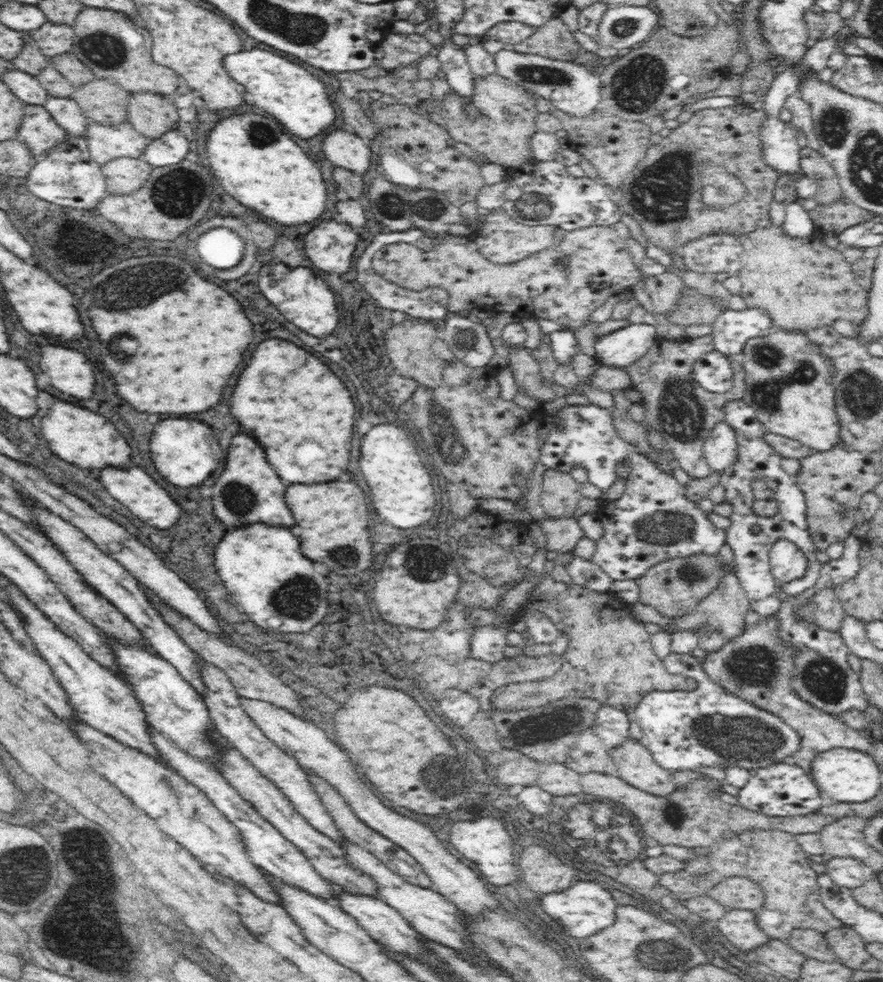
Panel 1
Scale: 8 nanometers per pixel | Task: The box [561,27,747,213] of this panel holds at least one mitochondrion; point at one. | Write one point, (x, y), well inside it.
(637, 85)

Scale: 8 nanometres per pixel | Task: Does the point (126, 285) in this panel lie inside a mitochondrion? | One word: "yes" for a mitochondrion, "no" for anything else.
yes

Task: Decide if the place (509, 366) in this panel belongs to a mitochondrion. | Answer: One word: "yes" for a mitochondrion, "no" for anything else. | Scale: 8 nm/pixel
no

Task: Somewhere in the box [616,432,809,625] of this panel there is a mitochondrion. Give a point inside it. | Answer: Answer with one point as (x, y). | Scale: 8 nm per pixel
(667, 527)

